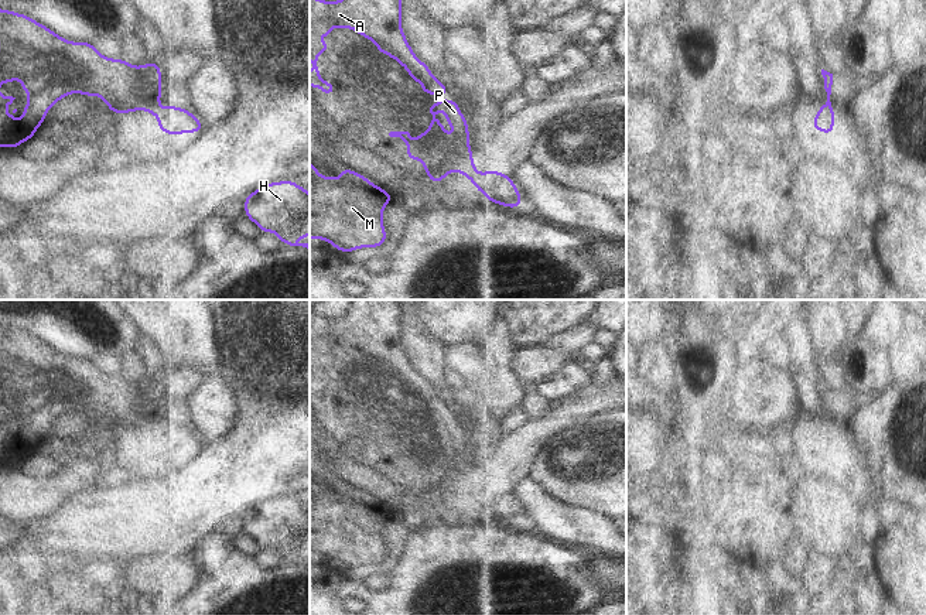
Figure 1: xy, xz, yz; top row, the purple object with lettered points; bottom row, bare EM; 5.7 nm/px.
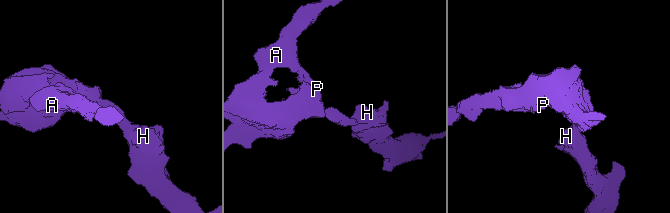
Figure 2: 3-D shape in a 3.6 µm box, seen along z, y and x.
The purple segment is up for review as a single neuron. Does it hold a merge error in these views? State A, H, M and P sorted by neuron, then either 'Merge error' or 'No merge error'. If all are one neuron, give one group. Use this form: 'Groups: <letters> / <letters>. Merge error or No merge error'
Groups: A M P / H. Merge error

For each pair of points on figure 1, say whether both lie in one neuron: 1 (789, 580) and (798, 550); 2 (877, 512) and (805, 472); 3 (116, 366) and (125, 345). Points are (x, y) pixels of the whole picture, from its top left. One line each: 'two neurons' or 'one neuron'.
1: one neuron
2: two neurons
3: two neurons

